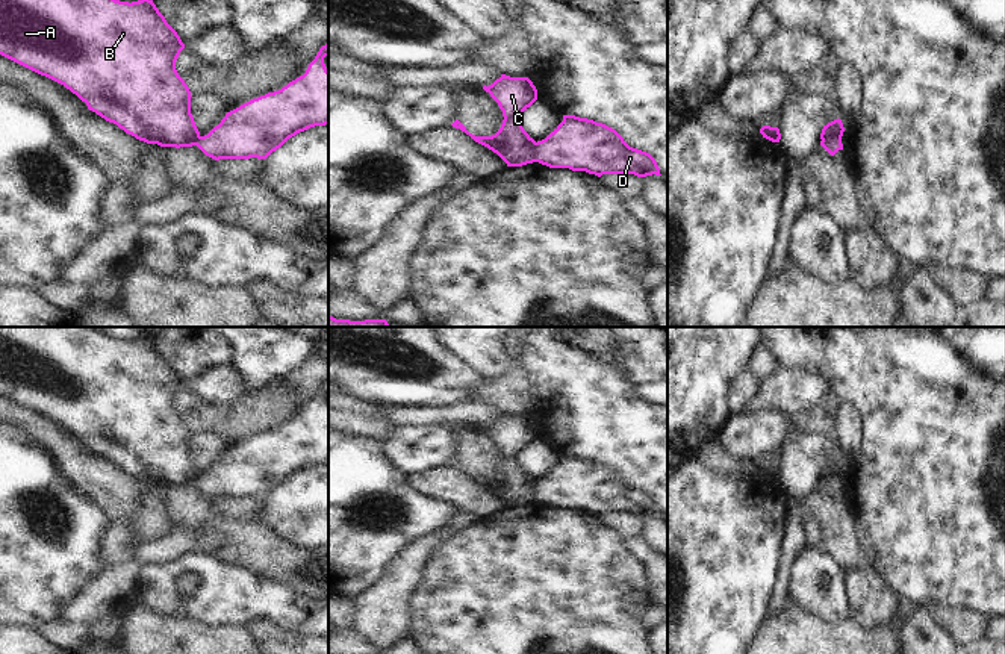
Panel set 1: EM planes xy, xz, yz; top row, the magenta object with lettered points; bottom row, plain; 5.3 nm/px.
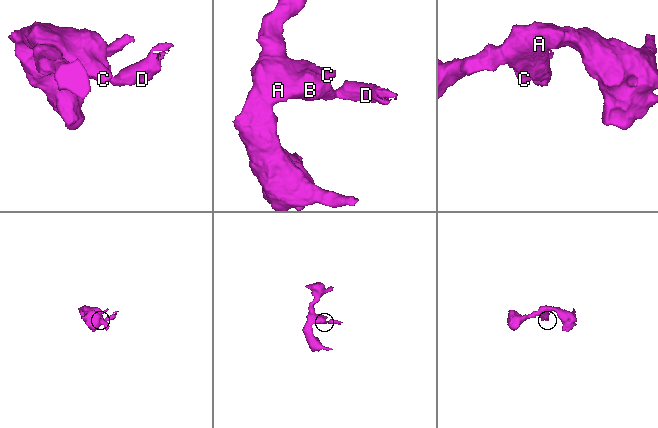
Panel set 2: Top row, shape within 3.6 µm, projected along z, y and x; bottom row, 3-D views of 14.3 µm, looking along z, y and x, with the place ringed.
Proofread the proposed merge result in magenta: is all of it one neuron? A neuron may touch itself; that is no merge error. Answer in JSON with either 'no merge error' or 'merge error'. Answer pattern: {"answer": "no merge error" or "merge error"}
{"answer": "merge error"}

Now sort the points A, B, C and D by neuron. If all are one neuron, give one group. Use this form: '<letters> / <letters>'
A B C / D

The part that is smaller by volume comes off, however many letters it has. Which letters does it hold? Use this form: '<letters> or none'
D

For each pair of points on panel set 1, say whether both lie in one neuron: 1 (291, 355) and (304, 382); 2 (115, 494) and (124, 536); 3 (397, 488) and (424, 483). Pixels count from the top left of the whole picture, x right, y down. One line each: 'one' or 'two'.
1: two
2: one
3: two

